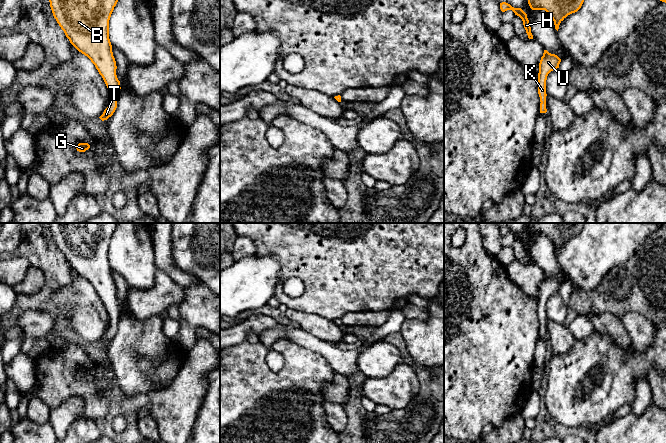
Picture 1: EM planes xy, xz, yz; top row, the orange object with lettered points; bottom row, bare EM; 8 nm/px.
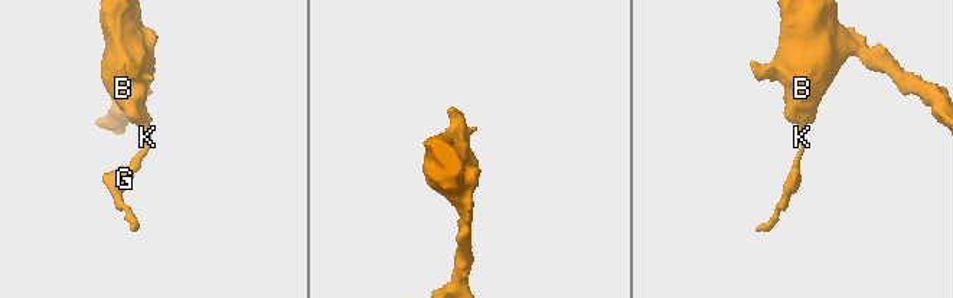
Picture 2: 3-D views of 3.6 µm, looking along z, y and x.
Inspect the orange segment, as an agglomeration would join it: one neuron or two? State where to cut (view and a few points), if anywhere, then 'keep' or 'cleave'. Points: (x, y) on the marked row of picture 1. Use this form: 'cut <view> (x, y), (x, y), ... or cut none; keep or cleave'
cut none; keep

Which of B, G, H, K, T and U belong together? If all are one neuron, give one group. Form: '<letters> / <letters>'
B G H K T U

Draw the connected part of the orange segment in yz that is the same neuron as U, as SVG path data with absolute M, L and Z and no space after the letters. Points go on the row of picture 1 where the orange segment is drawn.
M544 50L543 56L539 63L538 73L538 94L540 97L540 113L546 113L546 80L548 74L554 69L559 68L561 59L555 55Z

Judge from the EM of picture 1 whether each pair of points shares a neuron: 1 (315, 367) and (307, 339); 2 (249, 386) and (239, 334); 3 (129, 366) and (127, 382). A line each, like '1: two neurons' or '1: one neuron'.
1: two neurons
2: two neurons
3: one neuron

